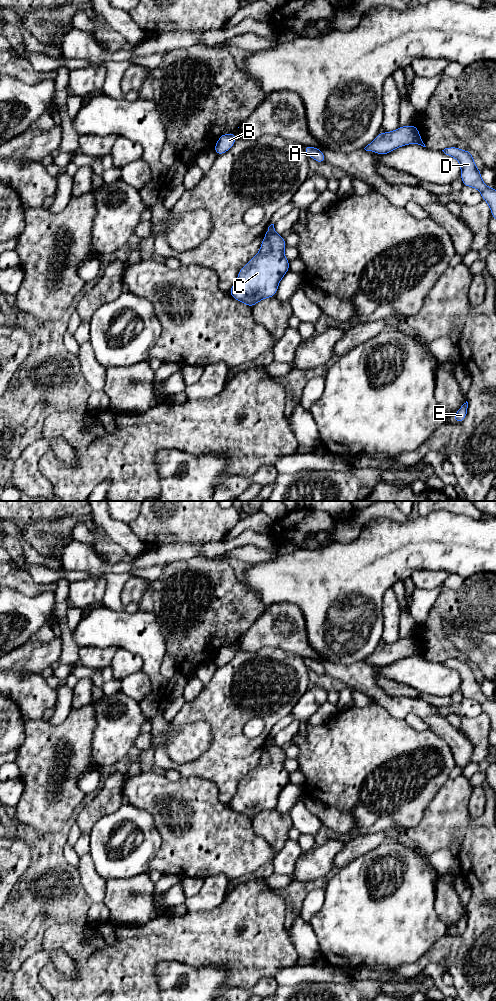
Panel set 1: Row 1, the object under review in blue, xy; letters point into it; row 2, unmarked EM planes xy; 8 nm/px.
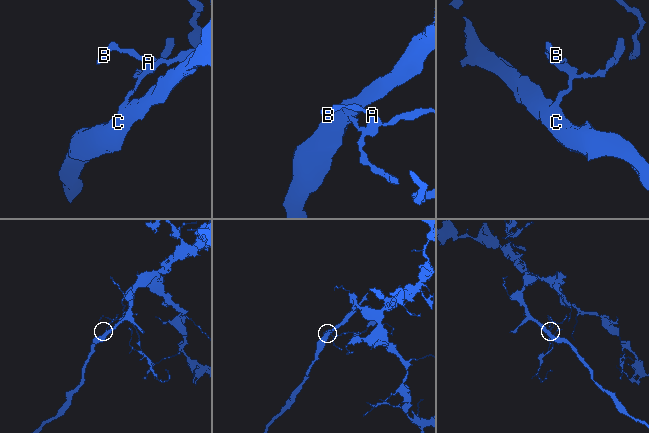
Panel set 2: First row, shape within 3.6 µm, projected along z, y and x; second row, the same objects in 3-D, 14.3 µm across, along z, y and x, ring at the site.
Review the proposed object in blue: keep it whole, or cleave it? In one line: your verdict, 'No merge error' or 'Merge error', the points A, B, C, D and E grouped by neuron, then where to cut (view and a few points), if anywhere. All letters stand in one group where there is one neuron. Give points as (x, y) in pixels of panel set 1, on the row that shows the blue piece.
Merge error. Groups: A B D E / C. Split along xy (267, 232), (276, 234)

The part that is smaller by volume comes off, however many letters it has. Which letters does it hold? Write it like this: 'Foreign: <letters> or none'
Foreign: A, B, D, E

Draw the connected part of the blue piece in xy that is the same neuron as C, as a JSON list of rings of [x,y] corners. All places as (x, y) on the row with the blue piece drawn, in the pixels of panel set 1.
[[[266,233],[259,252],[240,269],[228,293],[250,308],[265,298],[274,297],[281,279],[289,271],[290,261],[284,256],[286,248],[285,238]]]

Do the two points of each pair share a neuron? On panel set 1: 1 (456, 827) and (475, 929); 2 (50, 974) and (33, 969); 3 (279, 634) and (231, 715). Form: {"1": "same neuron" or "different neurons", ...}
{"1": "same neuron", "2": "different neurons", "3": "different neurons"}

